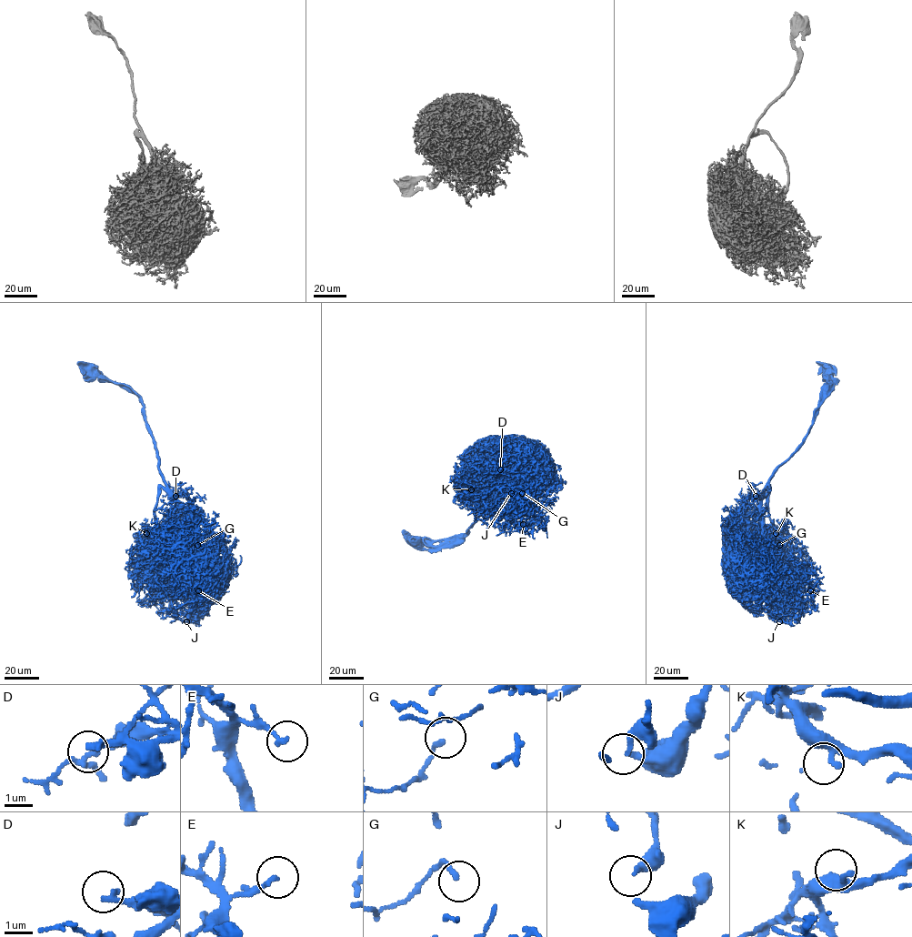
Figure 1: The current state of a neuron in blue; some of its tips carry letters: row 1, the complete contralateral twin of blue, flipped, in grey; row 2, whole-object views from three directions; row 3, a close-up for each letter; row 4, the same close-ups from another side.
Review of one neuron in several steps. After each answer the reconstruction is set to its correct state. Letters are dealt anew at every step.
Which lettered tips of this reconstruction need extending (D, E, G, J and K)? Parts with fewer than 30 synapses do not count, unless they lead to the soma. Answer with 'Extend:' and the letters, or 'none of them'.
Extend: D

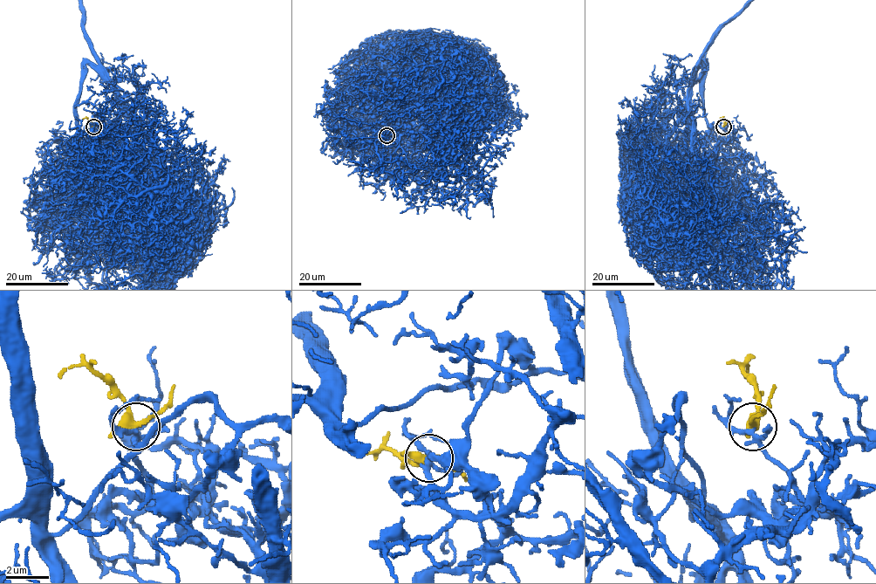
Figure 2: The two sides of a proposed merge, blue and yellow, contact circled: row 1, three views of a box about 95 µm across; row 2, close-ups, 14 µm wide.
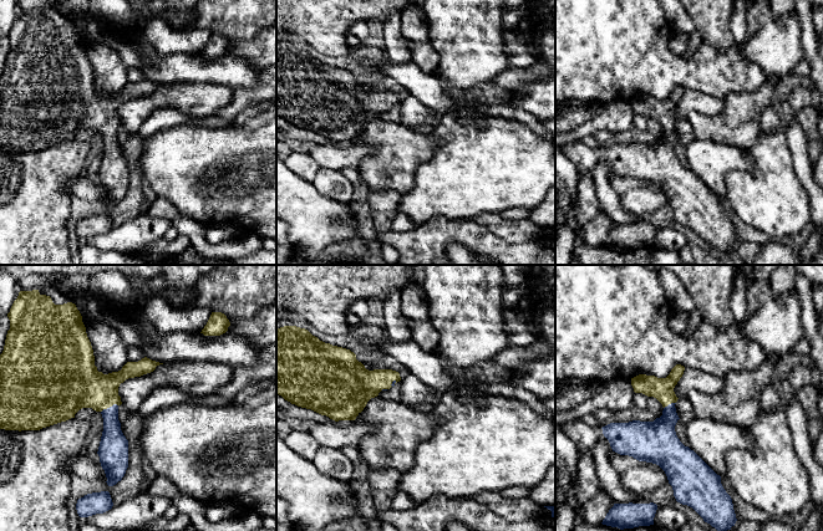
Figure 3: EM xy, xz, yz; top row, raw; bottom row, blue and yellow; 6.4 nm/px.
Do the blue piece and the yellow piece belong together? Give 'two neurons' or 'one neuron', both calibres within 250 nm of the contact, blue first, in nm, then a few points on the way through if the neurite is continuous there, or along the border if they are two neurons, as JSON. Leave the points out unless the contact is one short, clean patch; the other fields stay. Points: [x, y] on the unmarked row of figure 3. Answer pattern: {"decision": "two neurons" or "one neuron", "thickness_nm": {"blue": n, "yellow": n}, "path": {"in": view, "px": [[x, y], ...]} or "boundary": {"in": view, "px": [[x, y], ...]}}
{"decision": "one neuron", "thickness_nm": {"blue": 190, "yellow": 300}, "path": {"in": "xy", "px": [[113, 167], [110, 128], [91, 110], [79, 106]]}}

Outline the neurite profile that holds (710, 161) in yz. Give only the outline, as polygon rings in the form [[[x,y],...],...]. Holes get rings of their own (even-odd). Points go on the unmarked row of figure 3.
[[[689,138],[685,142],[689,169],[721,199],[725,198],[727,173],[753,169],[752,159],[741,148],[707,139]]]

